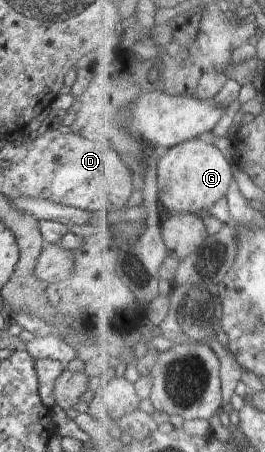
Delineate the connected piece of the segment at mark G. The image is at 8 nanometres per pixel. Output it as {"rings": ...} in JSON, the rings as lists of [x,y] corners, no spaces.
{"rings":[[[195,138],[186,142],[183,142],[182,144],[176,145],[173,148],[170,148],[170,152],[164,156],[162,156],[162,159],[160,163],[158,164],[158,183],[159,183],[159,198],[161,199],[161,202],[163,205],[168,207],[172,212],[185,212],[185,213],[199,213],[199,211],[204,211],[205,209],[211,209],[213,205],[217,205],[225,195],[228,195],[228,193],[231,191],[233,187],[233,181],[235,181],[235,164],[231,163],[229,159],[227,159],[227,155],[217,147],[217,145],[213,145],[213,143],[209,143],[209,141],[205,139],[199,139]]]}

